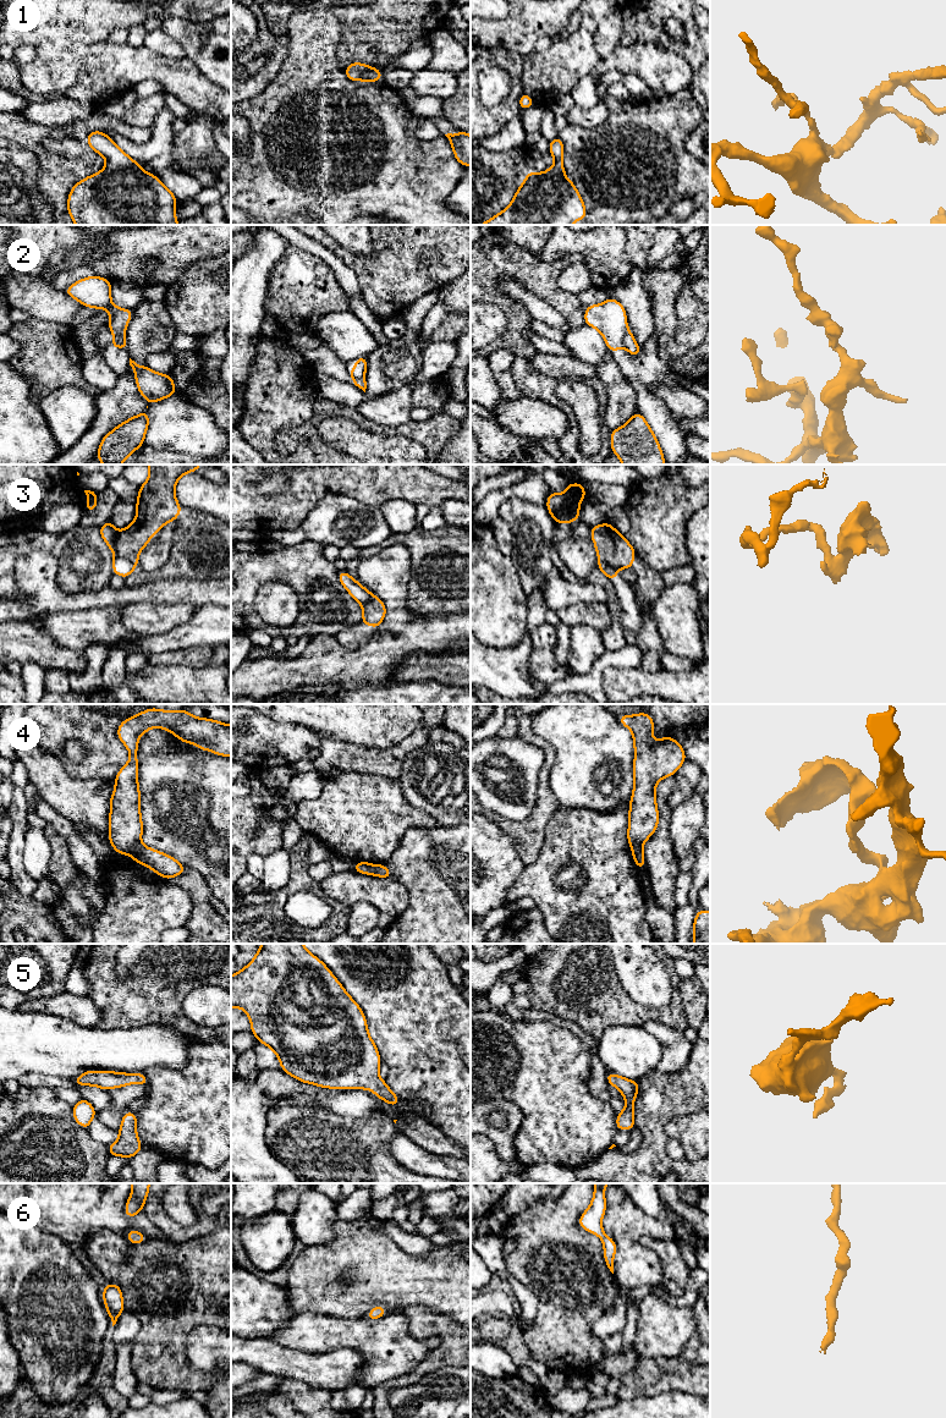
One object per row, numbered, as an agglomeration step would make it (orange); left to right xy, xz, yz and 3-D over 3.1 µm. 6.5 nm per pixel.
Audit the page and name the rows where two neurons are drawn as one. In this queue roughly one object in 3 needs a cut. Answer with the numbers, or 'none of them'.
2, 3, 4

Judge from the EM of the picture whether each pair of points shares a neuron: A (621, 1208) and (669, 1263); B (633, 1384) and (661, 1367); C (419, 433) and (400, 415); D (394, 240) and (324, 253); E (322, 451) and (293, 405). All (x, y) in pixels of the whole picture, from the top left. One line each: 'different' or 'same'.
A: different
B: same
C: different
D: different
E: different

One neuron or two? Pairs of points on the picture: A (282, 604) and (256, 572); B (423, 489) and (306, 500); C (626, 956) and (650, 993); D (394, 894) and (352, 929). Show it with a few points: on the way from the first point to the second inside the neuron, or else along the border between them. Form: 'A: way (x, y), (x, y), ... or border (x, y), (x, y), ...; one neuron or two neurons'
A: border (292, 587), (268, 581), (256, 595), (254, 610); two neurons
B: way (394, 482), (335, 482); one neuron
C: way (634, 965), (649, 984); one neuron
D: border (350, 906), (357, 902), (369, 902), (381, 912); two neurons

